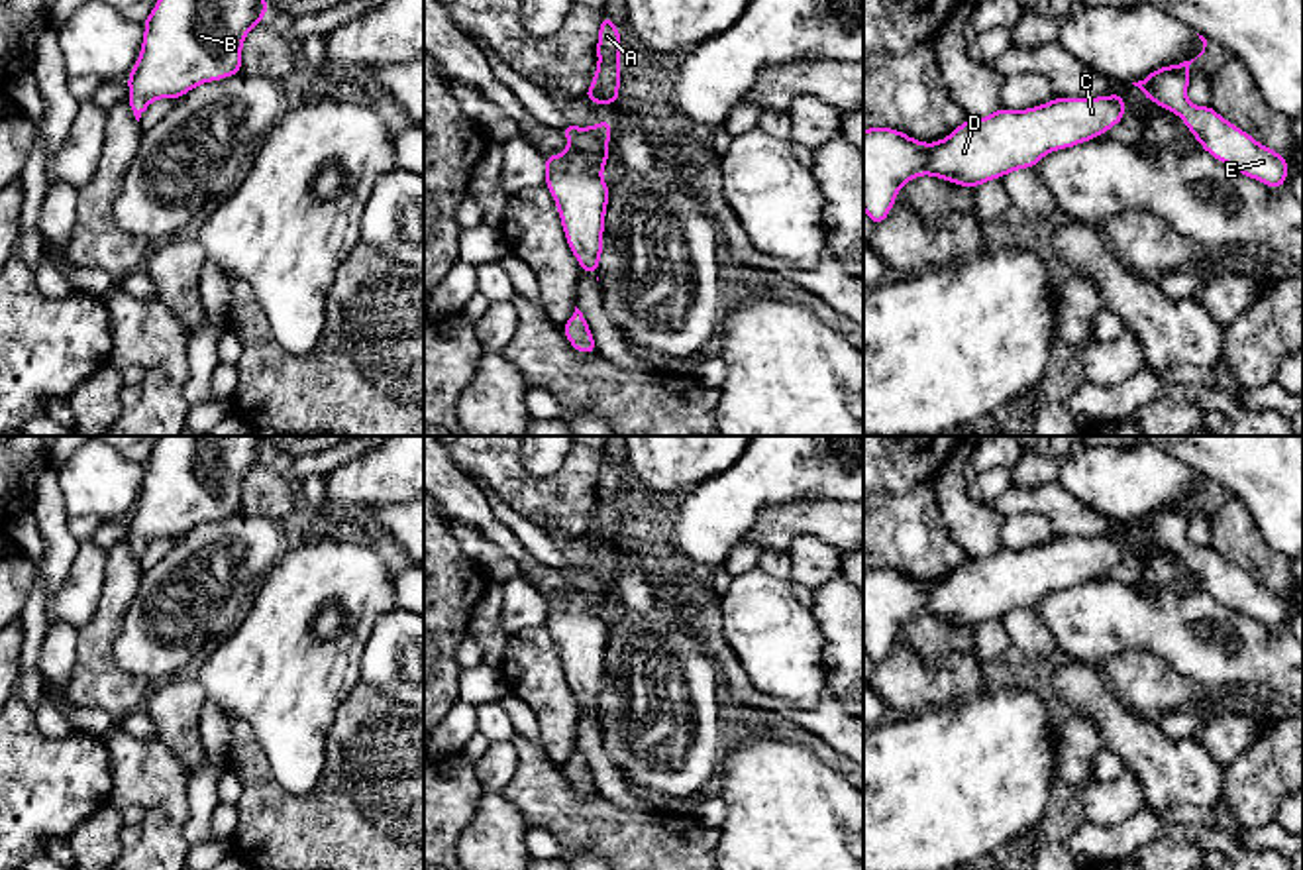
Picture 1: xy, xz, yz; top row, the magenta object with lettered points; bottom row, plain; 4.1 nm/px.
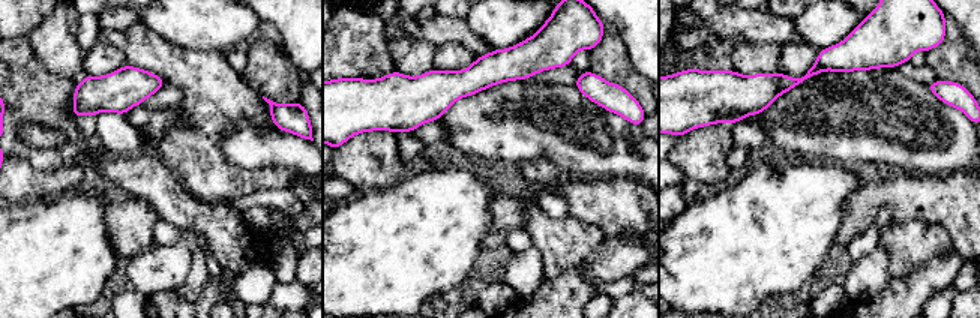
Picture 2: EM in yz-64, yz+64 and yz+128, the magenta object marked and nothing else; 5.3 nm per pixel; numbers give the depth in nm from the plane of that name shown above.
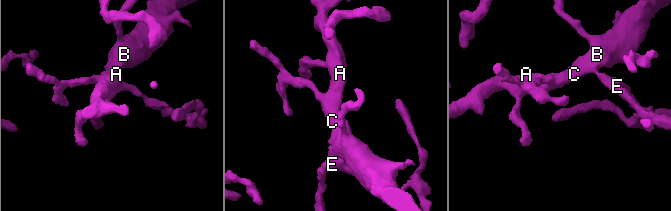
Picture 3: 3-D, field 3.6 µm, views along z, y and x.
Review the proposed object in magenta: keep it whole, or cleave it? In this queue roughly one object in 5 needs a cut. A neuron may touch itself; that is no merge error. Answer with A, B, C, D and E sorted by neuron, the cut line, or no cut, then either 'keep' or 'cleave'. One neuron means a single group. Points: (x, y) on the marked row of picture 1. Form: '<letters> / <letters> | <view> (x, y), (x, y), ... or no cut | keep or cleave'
A B C D E | no cut | keep

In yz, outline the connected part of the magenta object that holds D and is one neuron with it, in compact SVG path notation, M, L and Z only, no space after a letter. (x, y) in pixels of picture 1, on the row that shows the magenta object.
M1121 92L1099 98L1054 98L1048 104L1013 112L999 108L987 118L965 118L948 137L922 143L893 128L863 130L863 210L879 226L897 200L899 189L918 175L932 175L969 189L1034 167L1046 153L1099 137L1124 118Z

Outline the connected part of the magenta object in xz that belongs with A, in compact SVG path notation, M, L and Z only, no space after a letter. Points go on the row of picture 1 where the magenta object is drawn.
M604 14L599 27L599 67L595 71L591 88L583 94L595 104L618 104L618 86L620 86L620 43L622 35L616 29L616 24Z

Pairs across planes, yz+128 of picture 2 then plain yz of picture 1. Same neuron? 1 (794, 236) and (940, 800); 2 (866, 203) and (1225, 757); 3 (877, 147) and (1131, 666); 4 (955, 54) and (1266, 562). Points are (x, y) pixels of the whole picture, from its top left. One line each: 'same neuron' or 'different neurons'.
1: same neuron
2: same neuron
3: different neurons
4: same neuron

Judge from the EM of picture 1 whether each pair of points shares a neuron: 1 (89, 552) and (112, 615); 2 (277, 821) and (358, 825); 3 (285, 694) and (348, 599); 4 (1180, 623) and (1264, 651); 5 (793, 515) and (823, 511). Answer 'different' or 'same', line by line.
1: different
2: same
3: same
4: same
5: same

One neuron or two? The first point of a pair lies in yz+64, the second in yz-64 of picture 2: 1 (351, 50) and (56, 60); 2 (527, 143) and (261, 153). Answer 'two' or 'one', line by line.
1: two
2: one

